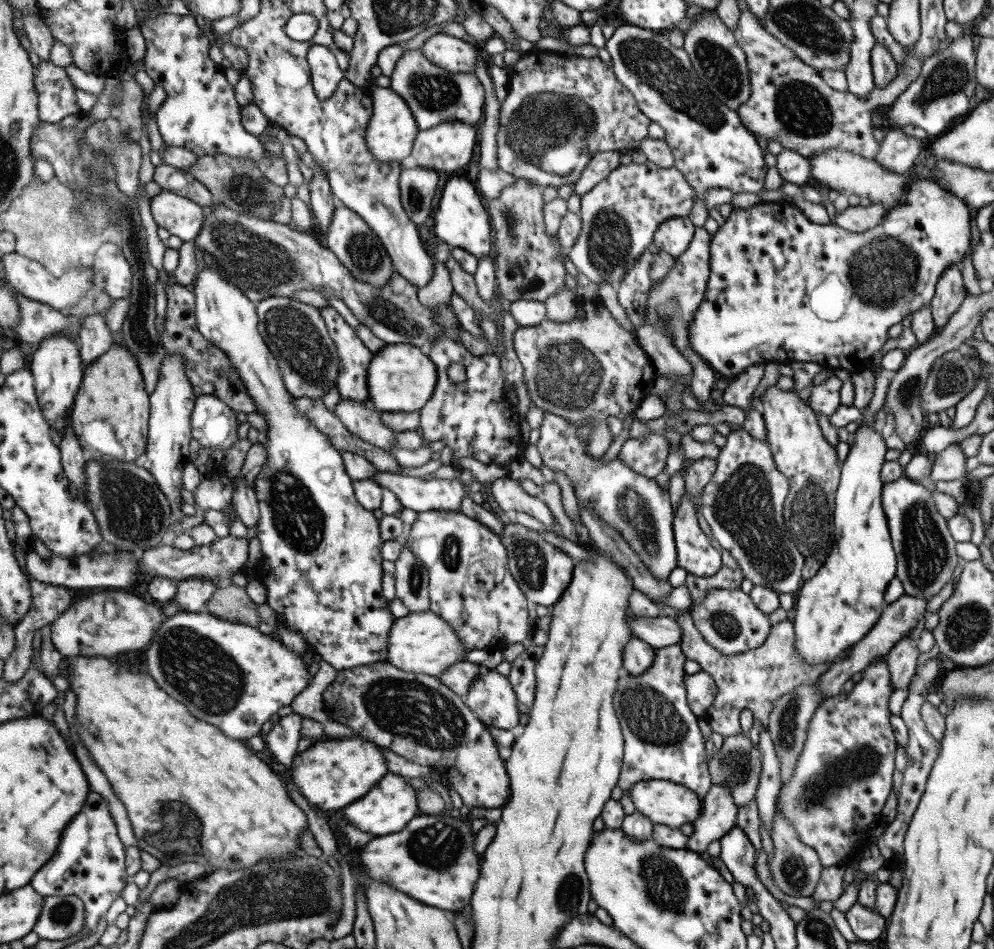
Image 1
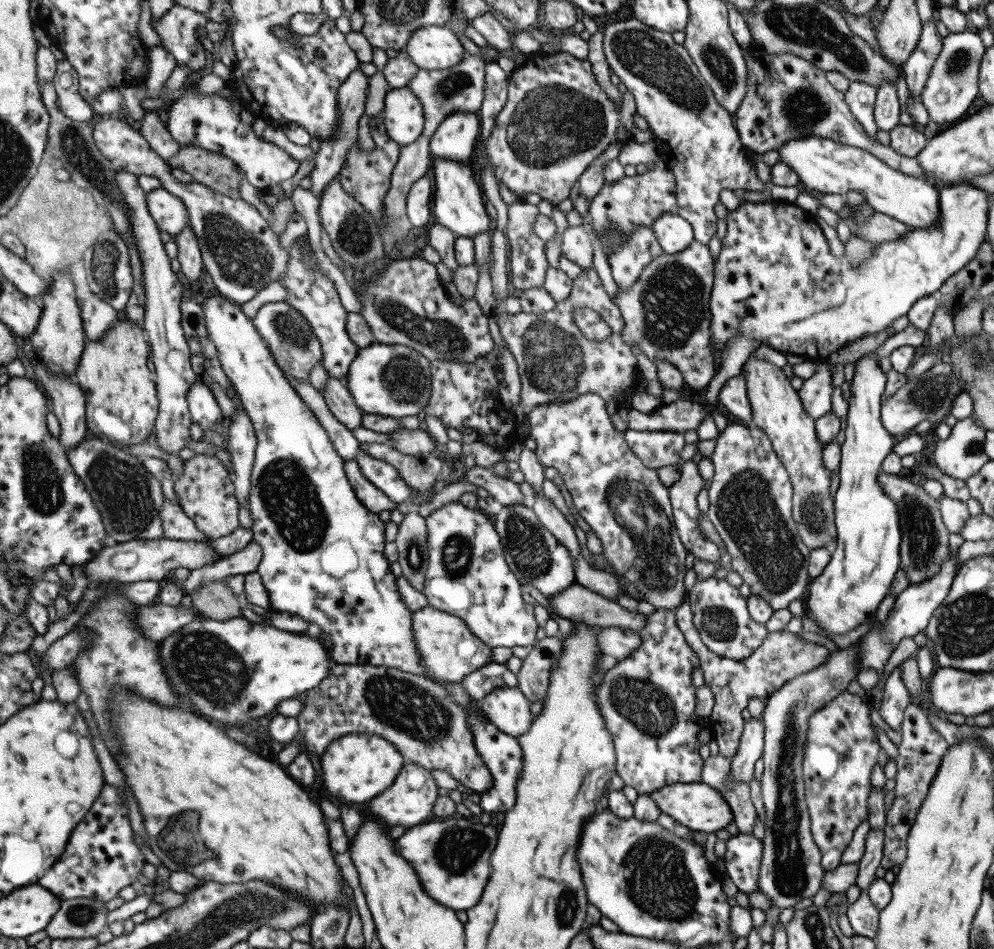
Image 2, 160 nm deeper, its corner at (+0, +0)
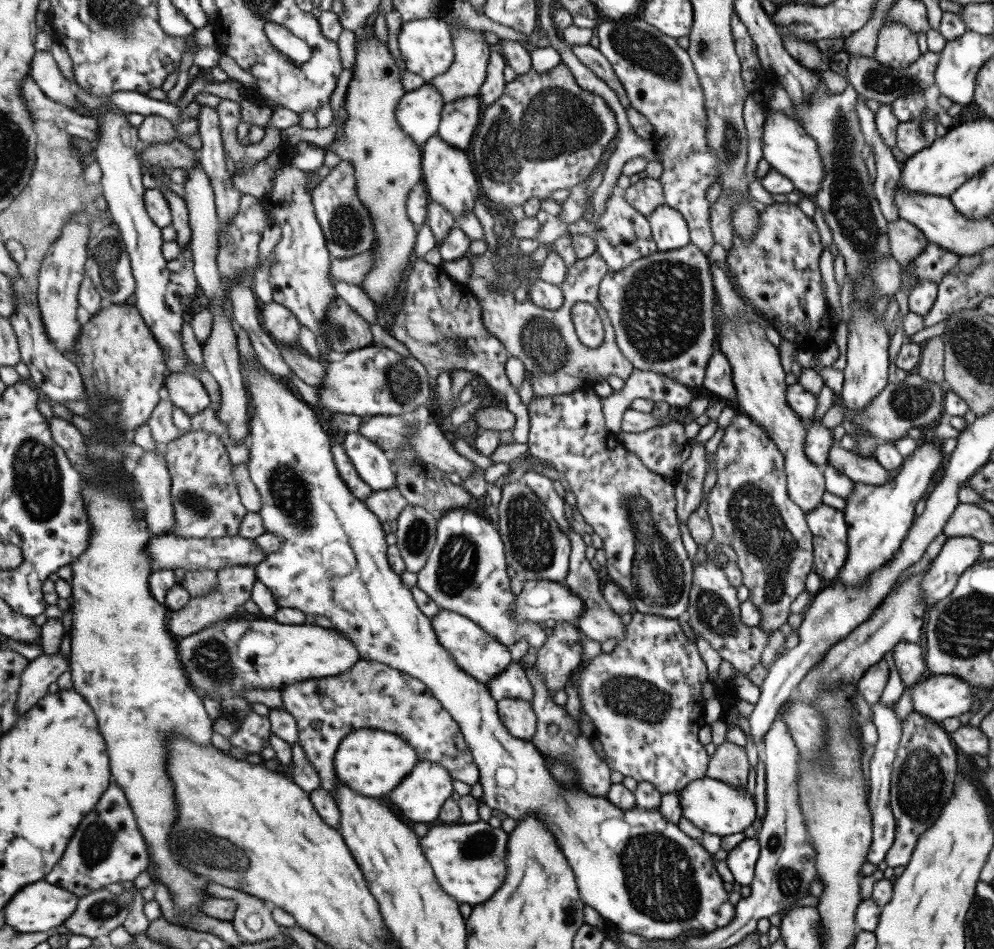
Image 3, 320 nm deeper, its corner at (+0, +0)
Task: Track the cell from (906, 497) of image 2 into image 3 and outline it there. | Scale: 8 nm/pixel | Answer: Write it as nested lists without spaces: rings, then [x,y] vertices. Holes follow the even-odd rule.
[[[836,443],[827,451],[826,464],[830,464],[853,483],[881,486],[890,480],[891,472],[885,470],[874,457],[857,456],[853,451],[843,449]]]

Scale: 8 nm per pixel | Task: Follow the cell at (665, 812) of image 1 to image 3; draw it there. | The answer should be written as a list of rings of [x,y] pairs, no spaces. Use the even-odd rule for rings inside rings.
[[[707,775],[687,783],[678,795],[683,818],[707,834],[719,837],[736,834],[756,821],[754,800],[747,789],[738,789]]]

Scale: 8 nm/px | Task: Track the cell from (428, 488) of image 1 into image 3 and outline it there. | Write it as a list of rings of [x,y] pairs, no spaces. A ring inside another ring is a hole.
[[[360,432],[346,433],[343,445],[357,473],[373,490],[398,488],[399,475],[394,471],[389,452]]]

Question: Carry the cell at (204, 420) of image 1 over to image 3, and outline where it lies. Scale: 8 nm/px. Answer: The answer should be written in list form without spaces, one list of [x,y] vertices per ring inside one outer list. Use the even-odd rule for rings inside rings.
[[[188,373],[170,374],[166,378],[166,388],[172,405],[187,415],[201,414],[213,406],[210,394],[197,376]]]

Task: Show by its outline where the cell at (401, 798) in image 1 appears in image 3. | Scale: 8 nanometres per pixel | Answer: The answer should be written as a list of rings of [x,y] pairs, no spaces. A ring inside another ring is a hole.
[[[420,760],[414,768],[414,772],[394,792],[390,793],[390,800],[399,807],[402,817],[429,824],[439,817],[442,805],[454,792],[453,784],[451,784],[452,779],[448,770],[439,763]]]

